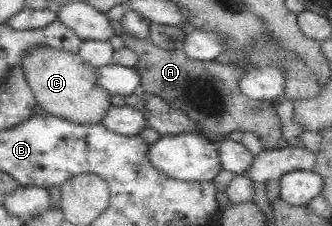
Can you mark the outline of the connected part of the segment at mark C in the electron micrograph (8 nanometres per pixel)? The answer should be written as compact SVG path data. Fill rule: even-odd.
M37 48L27 53L21 61L27 83L35 96L36 103L45 112L62 117L73 123L99 124L111 104L111 94L98 84L94 67L85 63L79 54L55 48Z

